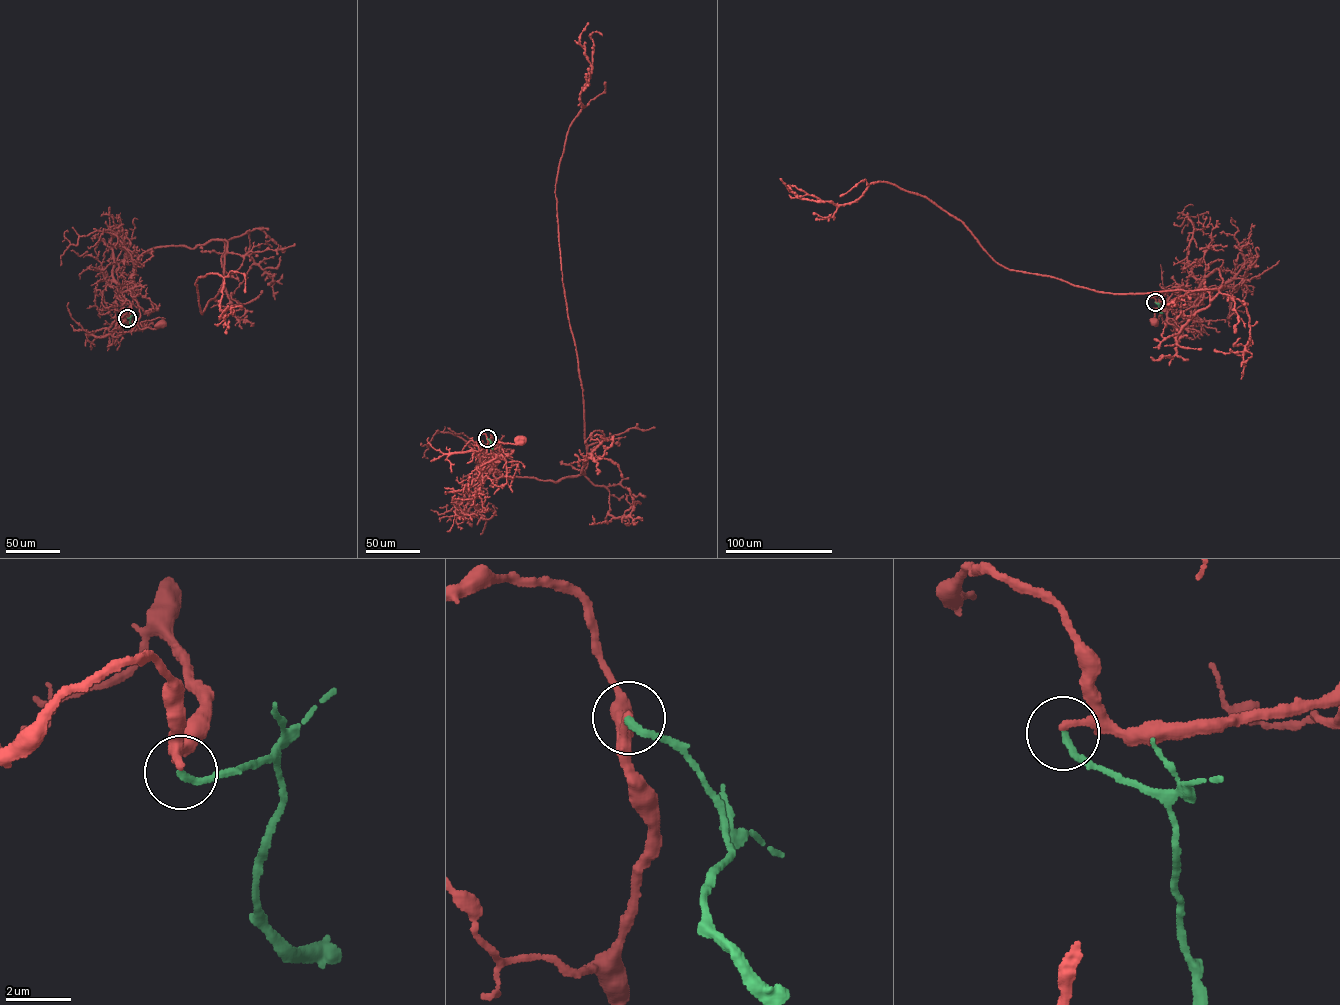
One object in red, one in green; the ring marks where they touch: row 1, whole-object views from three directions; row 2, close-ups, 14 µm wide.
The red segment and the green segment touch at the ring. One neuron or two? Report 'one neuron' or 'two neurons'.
two neurons

